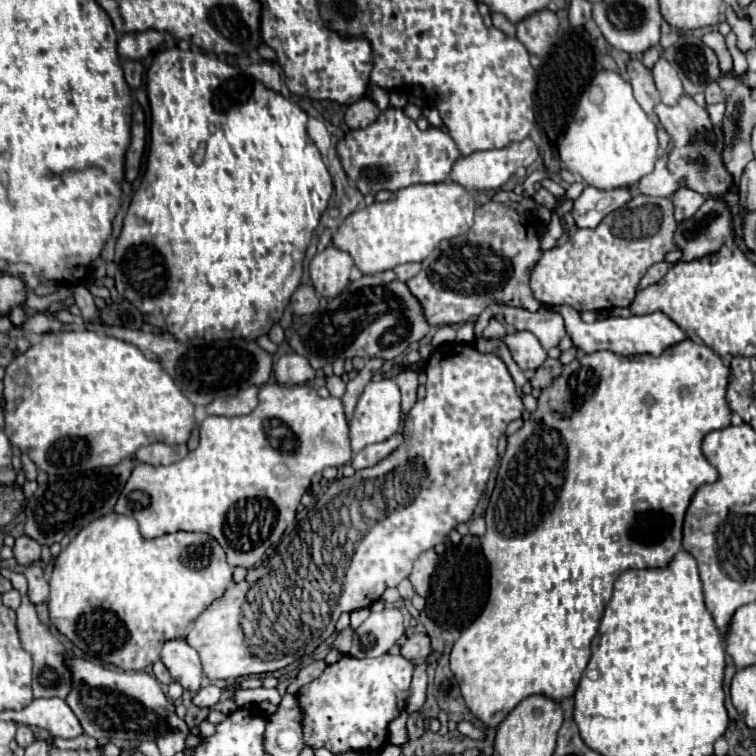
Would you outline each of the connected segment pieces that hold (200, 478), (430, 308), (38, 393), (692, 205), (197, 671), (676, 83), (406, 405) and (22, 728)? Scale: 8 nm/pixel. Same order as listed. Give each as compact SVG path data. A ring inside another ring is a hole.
M263 385L259 387L259 405L253 413L243 417L207 415L201 421L197 449L189 451L181 461L159 467L135 463L129 481L115 503L115 513L137 519L145 539L175 531L207 533L219 541L233 567L253 567L265 557L267 549L281 541L287 525L295 521L299 499L309 489L311 477L329 465L343 467L349 459L349 423L341 399L323 399L309 385Z
M489 201L475 211L475 223L469 229L469 233L455 237L453 241L441 241L433 249L433 253L423 261L421 271L413 279L407 281L407 287L419 299L419 303L423 303L427 321L435 327L465 323L465 321L481 315L481 311L491 301L537 311L541 305L531 295L529 275L531 275L537 259L541 257L539 237L541 237L541 223L533 215L521 215L521 213L509 209L507 205Z
M95 331L43 333L37 345L17 355L5 369L5 435L21 453L27 453L37 469L47 475L67 475L95 467L111 467L139 447L151 443L187 443L195 427L195 407L175 387L157 361L147 359L135 345L115 337L99 337Z
M681 181L677 191L671 195L671 199L675 205L675 219L683 221L683 219L689 219L703 205L705 195L701 195L693 189L687 189L687 185Z
M185 639L165 643L165 647L161 651L161 661L165 663L173 681L181 683L181 687L185 691L195 693L201 689L203 671L201 671L199 655L193 647L189 647L185 643Z
M661 57L653 65L653 79L655 79L655 85L661 93L661 101L665 105L675 105L683 97L681 79L679 79L677 71L669 65L669 61L665 57Z
M401 371L395 377L395 383L401 391L401 411L407 413L413 403L417 401L417 373L415 371Z
M19 725L17 727L17 735L15 735L15 741L17 741L17 745L19 747L29 747L33 741L35 741L35 737L33 737L33 731L27 727L27 725Z

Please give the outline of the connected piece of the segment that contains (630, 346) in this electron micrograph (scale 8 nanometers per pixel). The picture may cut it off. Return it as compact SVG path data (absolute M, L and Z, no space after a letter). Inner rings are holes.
M569 305L557 307L557 311L565 319L565 329L569 337L573 339L575 347L579 347L583 353L595 353L595 351L611 351L615 355L661 355L665 349L681 343L687 339L685 331L673 323L665 313L651 313L651 315L631 315L629 319L623 317L605 317L595 323L583 323L579 317L579 311L575 311Z

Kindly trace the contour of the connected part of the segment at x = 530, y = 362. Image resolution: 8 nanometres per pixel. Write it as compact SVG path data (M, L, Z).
M529 331L511 333L511 335L503 337L503 341L509 345L515 363L523 371L527 371L527 369L533 369L535 371L547 359L547 351L541 347L539 339L533 333L529 333Z

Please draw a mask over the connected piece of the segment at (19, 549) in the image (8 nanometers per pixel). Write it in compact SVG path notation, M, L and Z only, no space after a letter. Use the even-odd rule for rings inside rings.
M21 535L21 537L15 541L13 551L15 551L17 563L23 565L23 567L39 561L39 557L41 557L41 547L39 547L39 543L35 543L33 539L27 539L25 535Z

